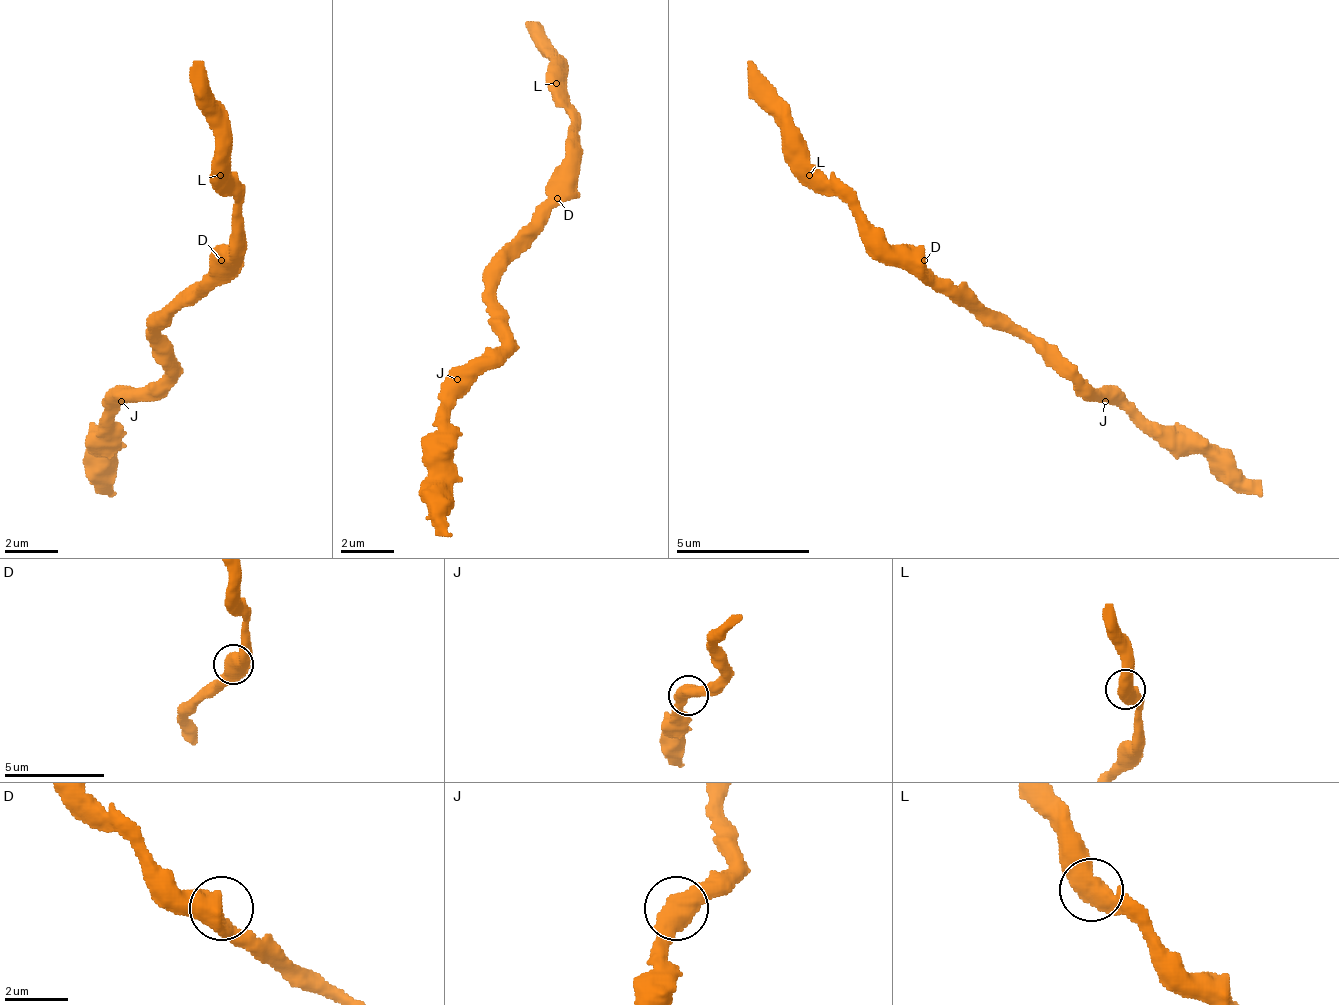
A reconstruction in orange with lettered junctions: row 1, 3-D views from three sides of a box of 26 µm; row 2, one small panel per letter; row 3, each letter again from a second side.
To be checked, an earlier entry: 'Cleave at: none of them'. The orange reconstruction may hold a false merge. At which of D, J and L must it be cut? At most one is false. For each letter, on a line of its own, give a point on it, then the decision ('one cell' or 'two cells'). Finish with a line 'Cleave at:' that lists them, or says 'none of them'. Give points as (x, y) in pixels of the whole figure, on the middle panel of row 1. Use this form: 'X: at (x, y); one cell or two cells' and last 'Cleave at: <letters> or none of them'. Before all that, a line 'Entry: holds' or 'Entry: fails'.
Entry: holds
D: at (557, 198); one cell
J: at (457, 379); one cell
L: at (556, 83); one cell
Cleave at: none of them

